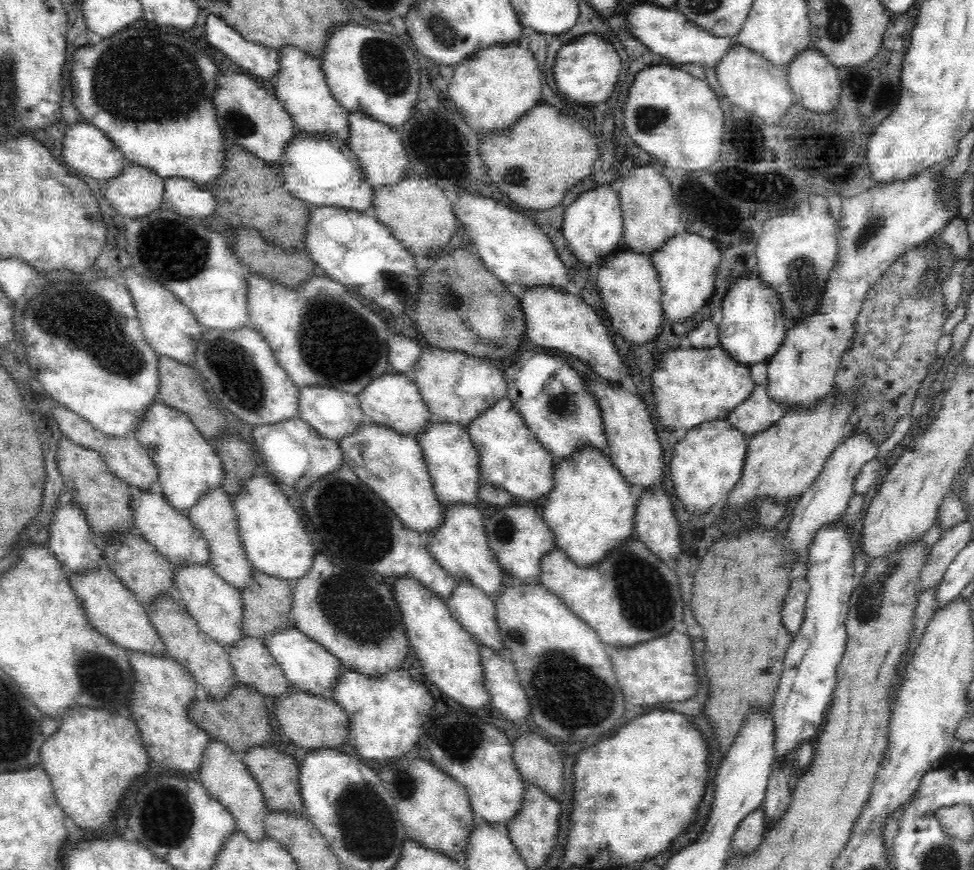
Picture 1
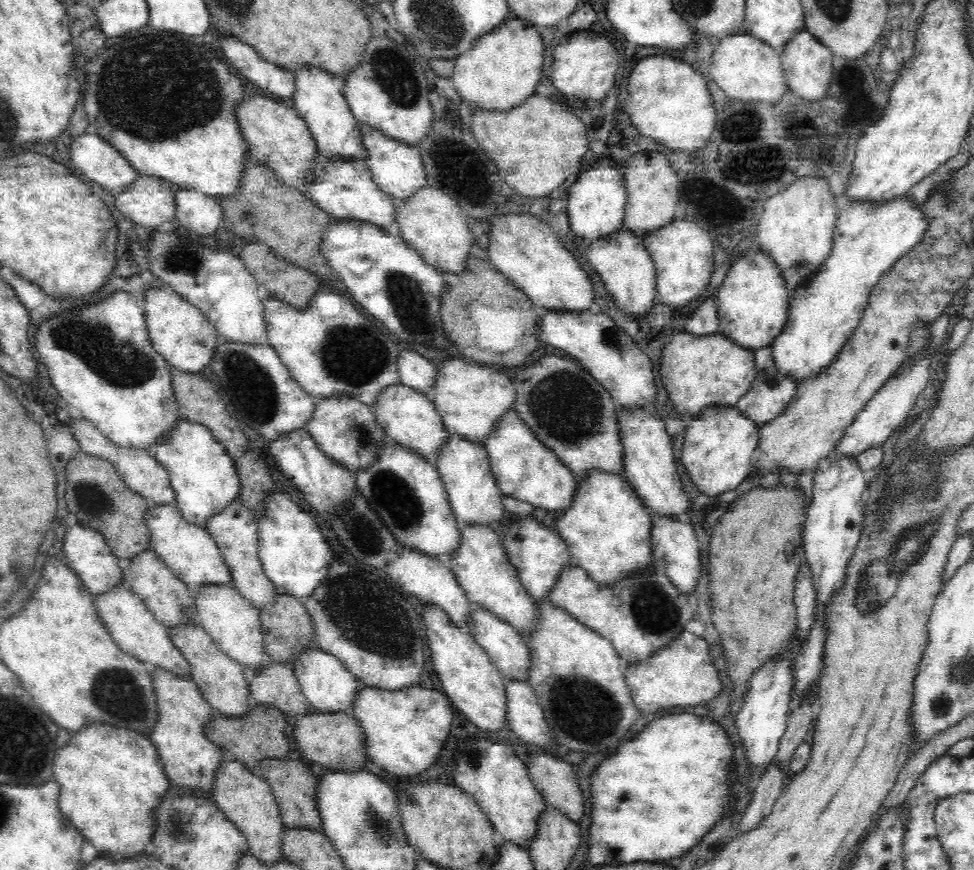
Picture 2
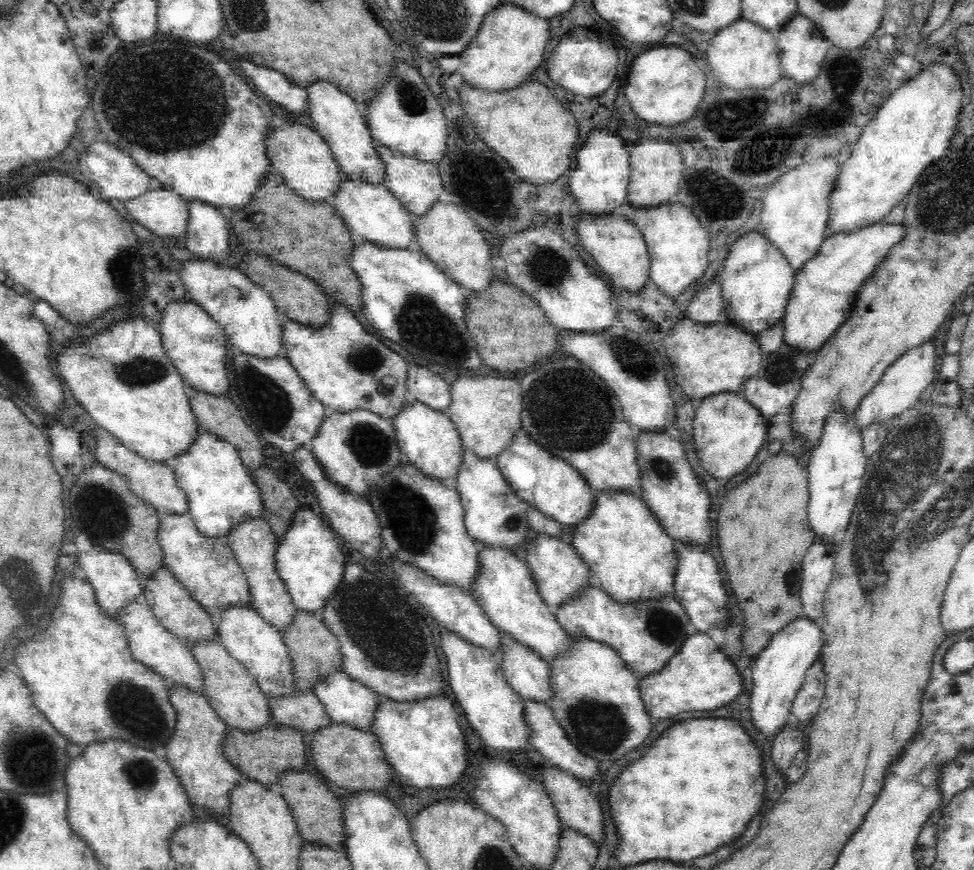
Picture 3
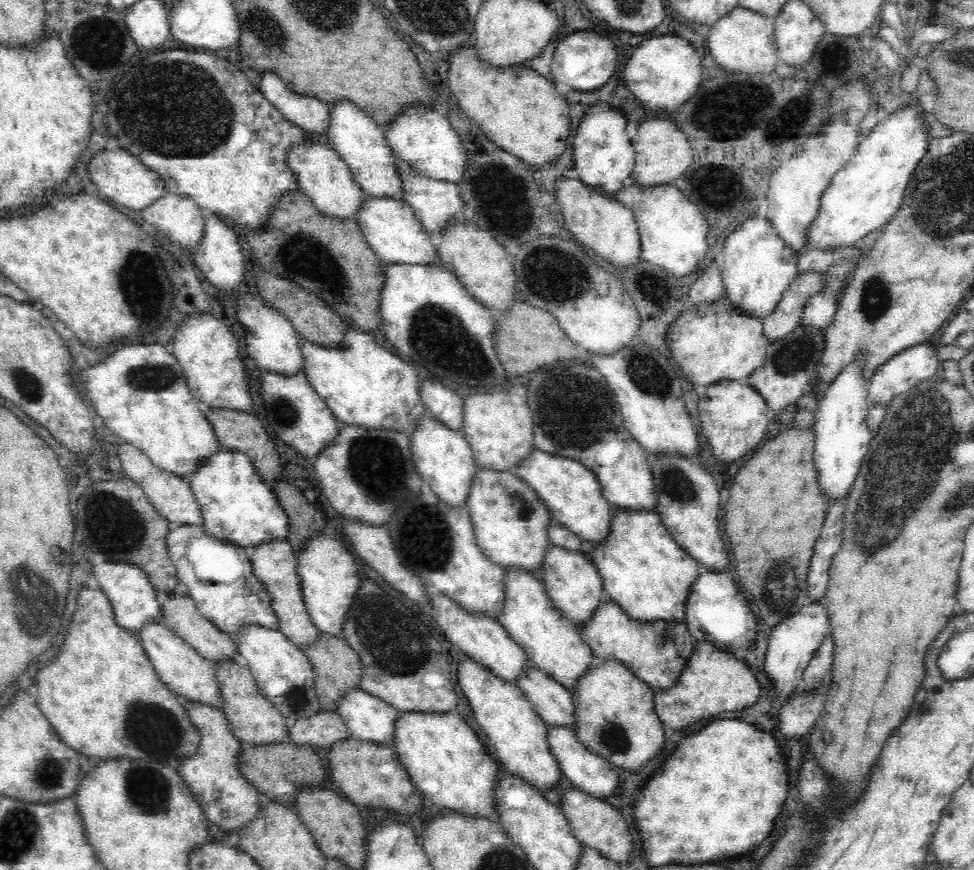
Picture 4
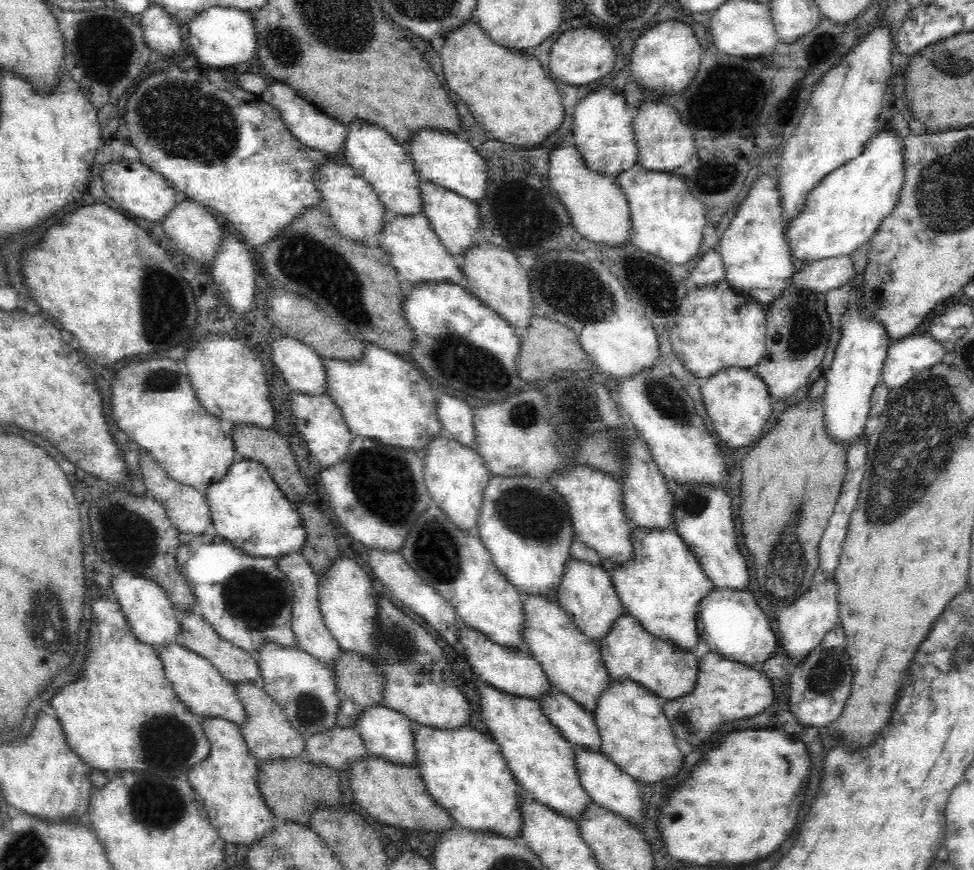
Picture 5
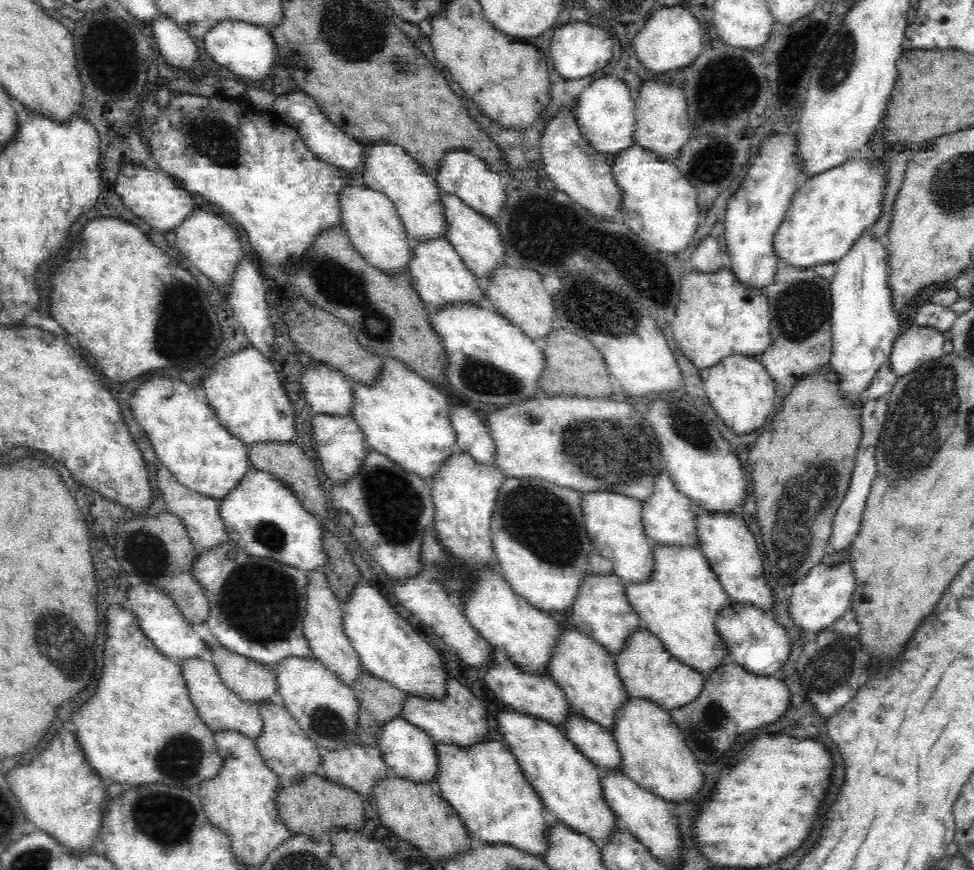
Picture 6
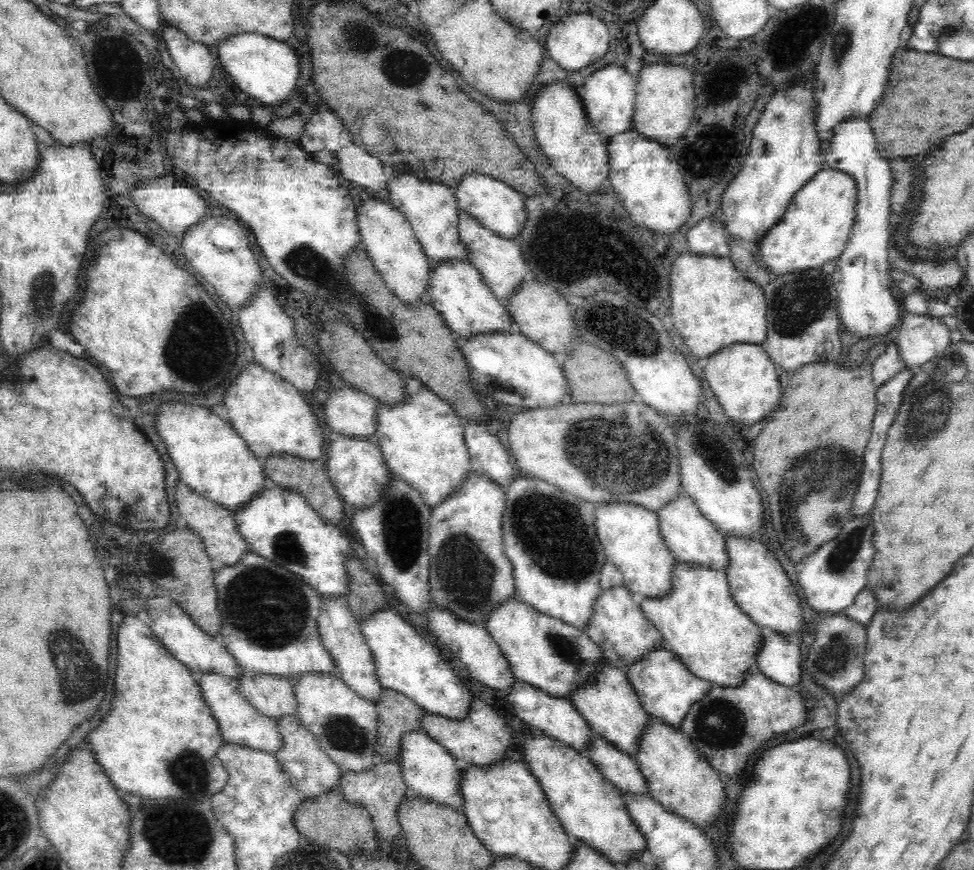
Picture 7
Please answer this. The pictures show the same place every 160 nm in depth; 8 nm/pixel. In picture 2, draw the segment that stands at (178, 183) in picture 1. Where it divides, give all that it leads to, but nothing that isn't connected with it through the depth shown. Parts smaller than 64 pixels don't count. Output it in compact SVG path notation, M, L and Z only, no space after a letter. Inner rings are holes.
M184 187L173 189L173 199L174 222L180 222L180 226L194 230L196 234L204 234L202 237L209 237L218 228L223 210L216 198Z

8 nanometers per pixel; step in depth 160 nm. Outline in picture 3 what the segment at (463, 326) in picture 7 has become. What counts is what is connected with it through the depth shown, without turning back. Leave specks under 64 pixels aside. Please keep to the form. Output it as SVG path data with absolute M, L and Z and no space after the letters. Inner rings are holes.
M345 176L333 192L329 203L348 225L350 239L354 244L368 240L392 248L415 247L412 215L403 207L403 203L392 196L384 183L352 180Z

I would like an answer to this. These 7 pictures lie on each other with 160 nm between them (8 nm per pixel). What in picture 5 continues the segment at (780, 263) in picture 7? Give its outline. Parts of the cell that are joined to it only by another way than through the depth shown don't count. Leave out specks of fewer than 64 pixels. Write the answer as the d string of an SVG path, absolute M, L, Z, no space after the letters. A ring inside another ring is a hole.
M880 129L865 143L862 153L841 168L825 176L808 194L804 212L786 226L786 234L792 258L812 262L823 258L849 255L877 232L881 221L888 218L896 204L904 184L905 146L898 131Z

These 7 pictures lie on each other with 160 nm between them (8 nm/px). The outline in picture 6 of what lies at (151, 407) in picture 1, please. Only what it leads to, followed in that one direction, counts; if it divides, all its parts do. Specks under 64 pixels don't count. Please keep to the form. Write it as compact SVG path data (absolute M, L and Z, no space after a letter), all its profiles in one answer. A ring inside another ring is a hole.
M250 466L217 505L227 540L243 548L246 554L273 559L302 572L318 572L326 564L321 521L302 508L286 483L270 473Z

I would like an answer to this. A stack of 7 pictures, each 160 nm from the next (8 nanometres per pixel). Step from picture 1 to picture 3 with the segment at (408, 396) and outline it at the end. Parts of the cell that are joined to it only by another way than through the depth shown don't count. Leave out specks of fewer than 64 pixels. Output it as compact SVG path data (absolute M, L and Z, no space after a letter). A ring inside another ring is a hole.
M410 398L391 419L402 456L415 464L424 474L451 484L461 464L463 447L448 415Z

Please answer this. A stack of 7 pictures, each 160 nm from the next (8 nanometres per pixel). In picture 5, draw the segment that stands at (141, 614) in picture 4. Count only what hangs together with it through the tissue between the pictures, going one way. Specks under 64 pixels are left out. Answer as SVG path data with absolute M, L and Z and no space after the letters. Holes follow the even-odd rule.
M122 570L118 576L110 578L110 586L106 587L112 590L112 594L118 598L117 603L125 614L128 629L130 629L133 637L154 647L160 646L162 643L180 642L178 612L168 601L159 584L136 573Z

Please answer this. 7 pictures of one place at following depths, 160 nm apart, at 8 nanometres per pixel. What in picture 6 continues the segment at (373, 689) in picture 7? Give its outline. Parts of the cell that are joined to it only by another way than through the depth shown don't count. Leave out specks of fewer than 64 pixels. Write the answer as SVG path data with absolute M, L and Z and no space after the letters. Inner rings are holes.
M320 571L303 572L306 577L305 615L302 617L302 633L311 650L311 657L318 659L338 680L350 684L362 670L359 656L344 637L341 624L340 604L328 587L326 577Z

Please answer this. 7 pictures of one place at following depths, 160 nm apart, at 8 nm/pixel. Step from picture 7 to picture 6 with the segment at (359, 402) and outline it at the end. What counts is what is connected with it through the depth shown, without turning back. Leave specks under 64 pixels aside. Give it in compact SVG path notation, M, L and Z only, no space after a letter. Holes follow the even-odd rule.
M310 364L300 374L300 386L314 413L350 415L352 380L327 364Z

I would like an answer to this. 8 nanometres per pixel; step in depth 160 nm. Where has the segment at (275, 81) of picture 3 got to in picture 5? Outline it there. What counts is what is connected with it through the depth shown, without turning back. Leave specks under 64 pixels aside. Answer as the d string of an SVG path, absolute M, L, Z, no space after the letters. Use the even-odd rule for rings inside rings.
M282 81L270 82L270 86L267 86L266 90L261 93L260 98L280 112L284 125L302 144L308 145L309 148L318 150L325 155L340 153L344 148L343 142L347 127L334 117L324 113L316 104L304 101Z

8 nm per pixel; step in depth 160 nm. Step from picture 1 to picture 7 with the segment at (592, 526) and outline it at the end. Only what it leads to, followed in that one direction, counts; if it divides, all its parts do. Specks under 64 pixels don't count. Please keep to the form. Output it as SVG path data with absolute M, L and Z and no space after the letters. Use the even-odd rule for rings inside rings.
M676 560L672 565L672 588L665 596L637 598L644 616L657 629L664 648L674 653L677 659L694 675L714 685L740 684L744 671L755 670L755 652L761 642L761 630L747 613L742 612L732 599L725 572L696 562Z

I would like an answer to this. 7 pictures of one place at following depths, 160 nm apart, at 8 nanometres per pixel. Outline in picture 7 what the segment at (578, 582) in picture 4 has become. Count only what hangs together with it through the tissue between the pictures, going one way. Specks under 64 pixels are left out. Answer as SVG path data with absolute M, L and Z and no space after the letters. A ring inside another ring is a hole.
M623 585L601 590L594 603L591 615L587 618L583 633L600 647L602 655L611 665L624 668L639 656L647 653L653 645L663 643L662 636L644 616L638 600Z

